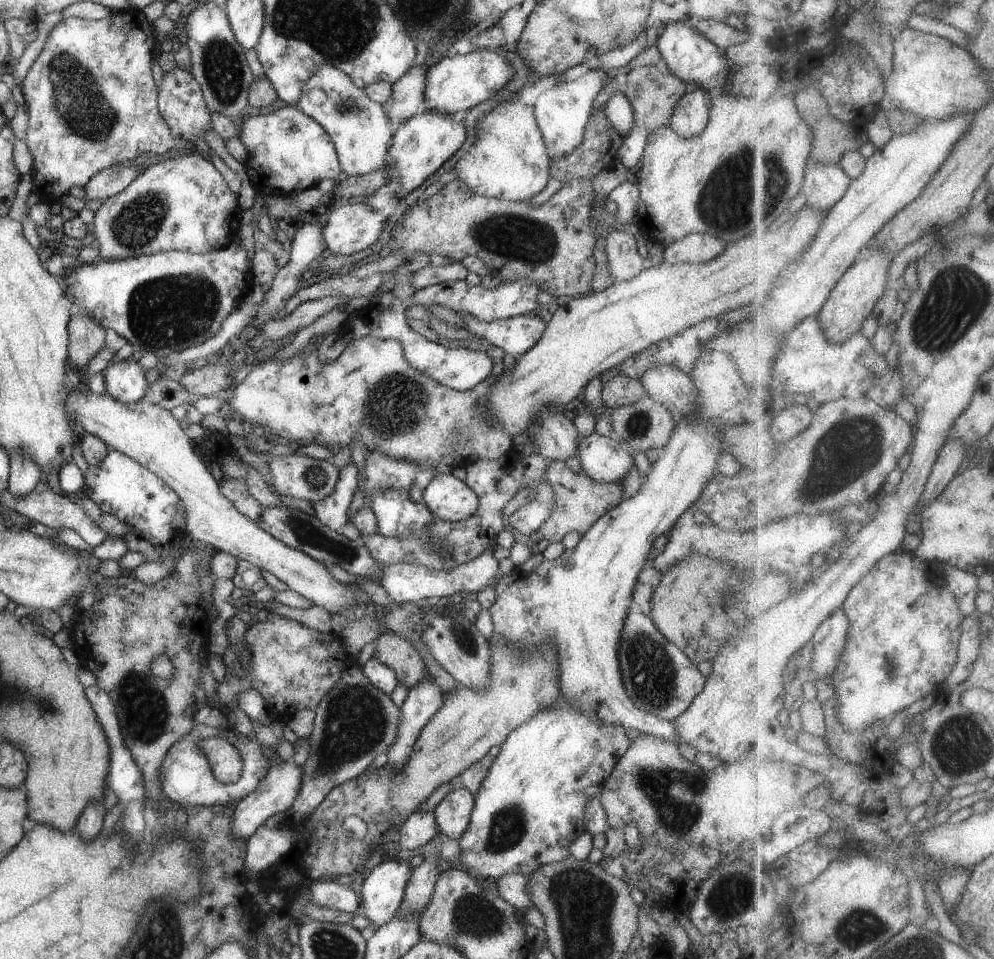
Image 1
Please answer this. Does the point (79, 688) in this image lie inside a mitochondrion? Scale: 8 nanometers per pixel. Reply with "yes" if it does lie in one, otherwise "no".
no

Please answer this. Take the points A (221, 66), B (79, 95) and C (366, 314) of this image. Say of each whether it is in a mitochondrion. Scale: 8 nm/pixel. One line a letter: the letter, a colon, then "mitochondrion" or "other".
A: mitochondrion
B: mitochondrion
C: other

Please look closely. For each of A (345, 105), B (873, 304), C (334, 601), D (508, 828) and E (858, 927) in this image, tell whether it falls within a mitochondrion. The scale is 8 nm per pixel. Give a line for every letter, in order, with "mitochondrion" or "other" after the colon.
A: mitochondrion
B: other
C: other
D: mitochondrion
E: mitochondrion

